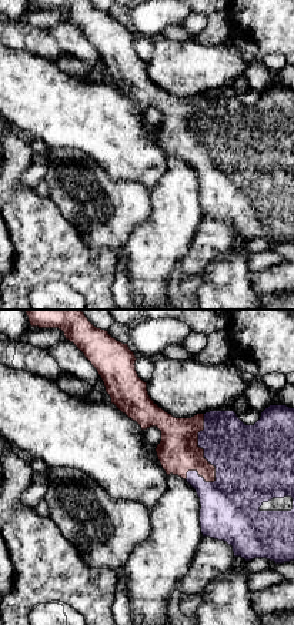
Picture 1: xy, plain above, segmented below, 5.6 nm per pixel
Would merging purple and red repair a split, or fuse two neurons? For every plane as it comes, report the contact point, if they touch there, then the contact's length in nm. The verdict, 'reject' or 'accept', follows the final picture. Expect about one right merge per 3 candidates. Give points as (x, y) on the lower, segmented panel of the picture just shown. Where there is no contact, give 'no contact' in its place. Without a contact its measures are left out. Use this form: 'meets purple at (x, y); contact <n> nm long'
meets purple at (201, 447); contact 400 nm long

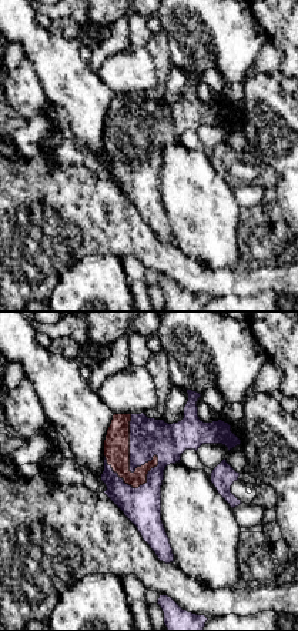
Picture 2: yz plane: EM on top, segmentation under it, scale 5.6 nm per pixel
meets purple at (133, 471); contact 420 nm long

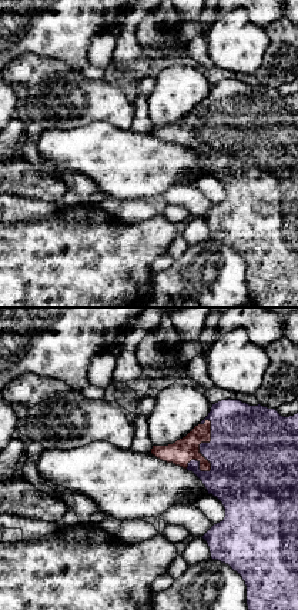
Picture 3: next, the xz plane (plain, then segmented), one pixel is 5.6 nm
meets purple at (203, 454); contact 300 nm long

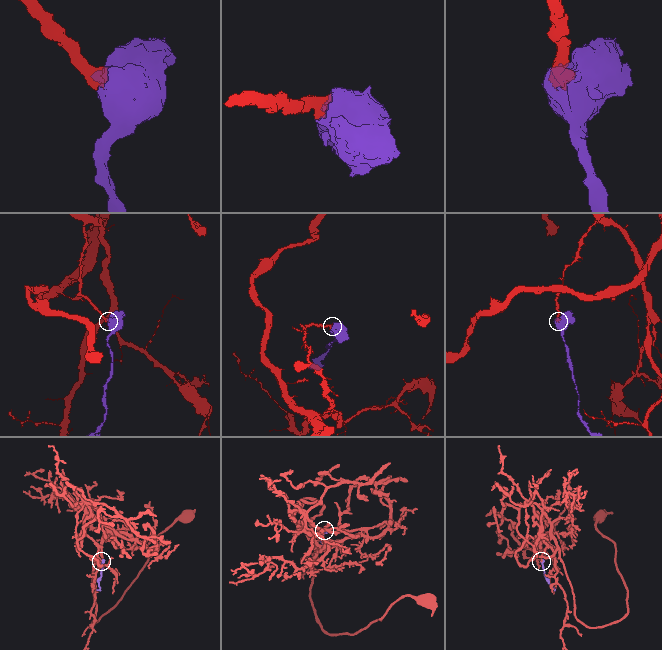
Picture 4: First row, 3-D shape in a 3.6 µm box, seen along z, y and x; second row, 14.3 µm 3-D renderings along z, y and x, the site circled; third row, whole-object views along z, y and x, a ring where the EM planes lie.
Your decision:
accept

